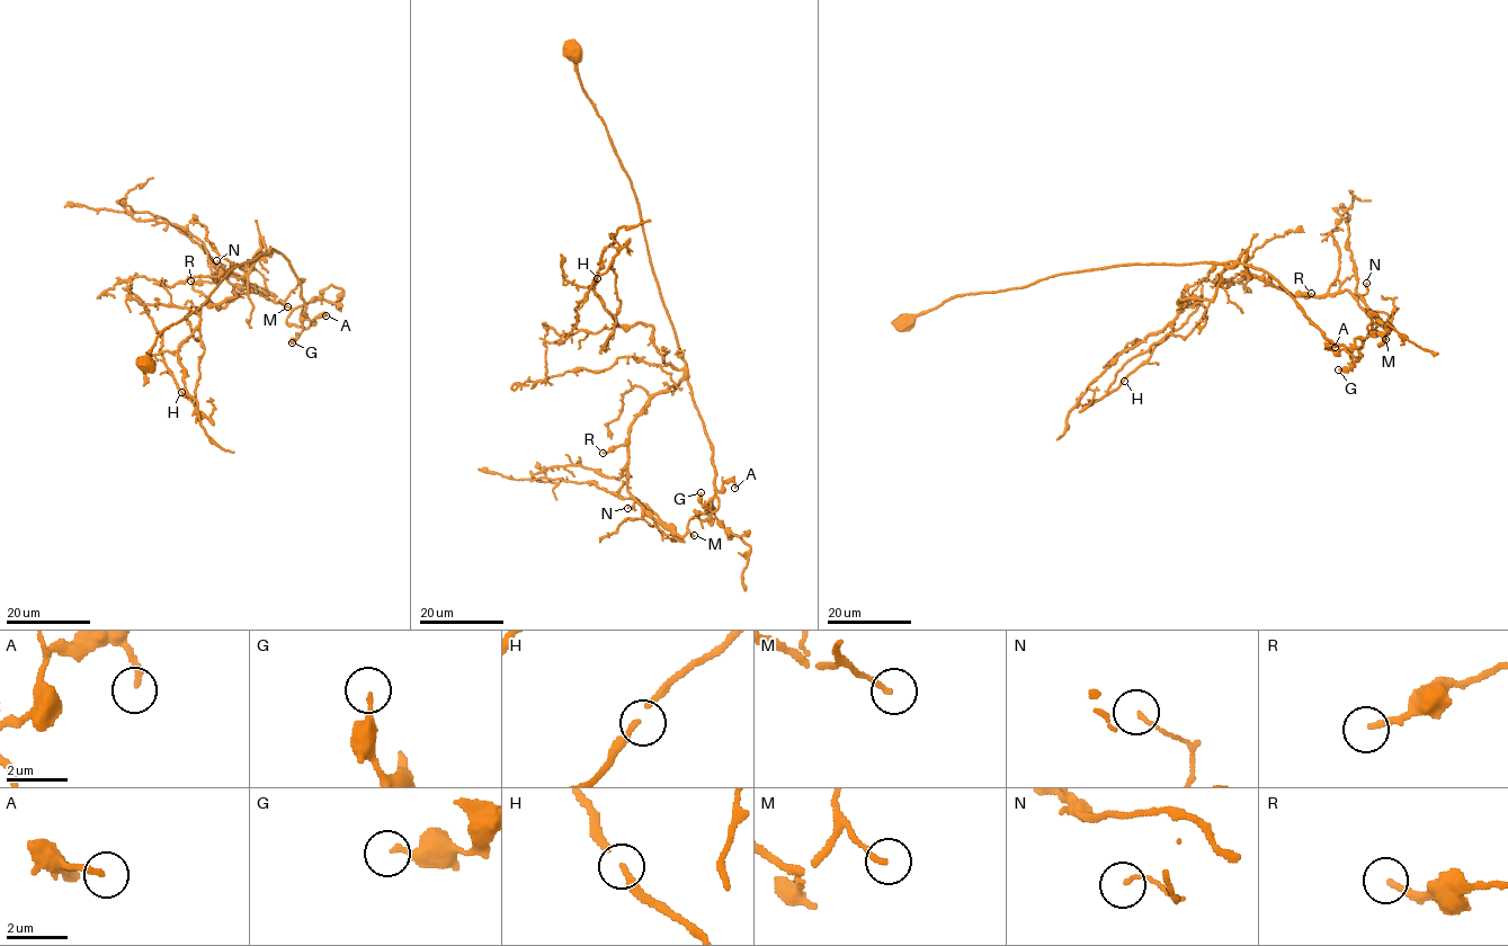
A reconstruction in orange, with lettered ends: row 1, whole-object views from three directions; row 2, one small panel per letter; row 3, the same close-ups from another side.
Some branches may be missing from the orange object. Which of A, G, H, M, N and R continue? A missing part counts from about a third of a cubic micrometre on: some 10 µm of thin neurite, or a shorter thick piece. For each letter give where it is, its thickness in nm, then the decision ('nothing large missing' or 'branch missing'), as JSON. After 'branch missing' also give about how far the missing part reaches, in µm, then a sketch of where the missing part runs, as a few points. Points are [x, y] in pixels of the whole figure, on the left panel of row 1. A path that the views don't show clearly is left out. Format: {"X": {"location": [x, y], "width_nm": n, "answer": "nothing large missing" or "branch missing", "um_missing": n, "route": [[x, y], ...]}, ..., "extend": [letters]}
{"A": {"location": [326, 315], "width_nm": 200, "answer": "nothing large missing"}, "G": {"location": [292, 342], "width_nm": 190, "answer": "nothing large missing"}, "H": {"location": [181, 392], "width_nm": 170, "answer": "nothing large missing"}, "M": {"location": [287, 306], "width_nm": 140, "answer": "nothing large missing"}, "N": {"location": [216, 260], "width_nm": 110, "answer": "nothing large missing"}, "R": {"location": [190, 280], "width_nm": 180, "answer": "branch missing", "um_missing": 20, "route": [[190, 280], [162, 285], [124, 261]]}, "extend": ["R"]}

